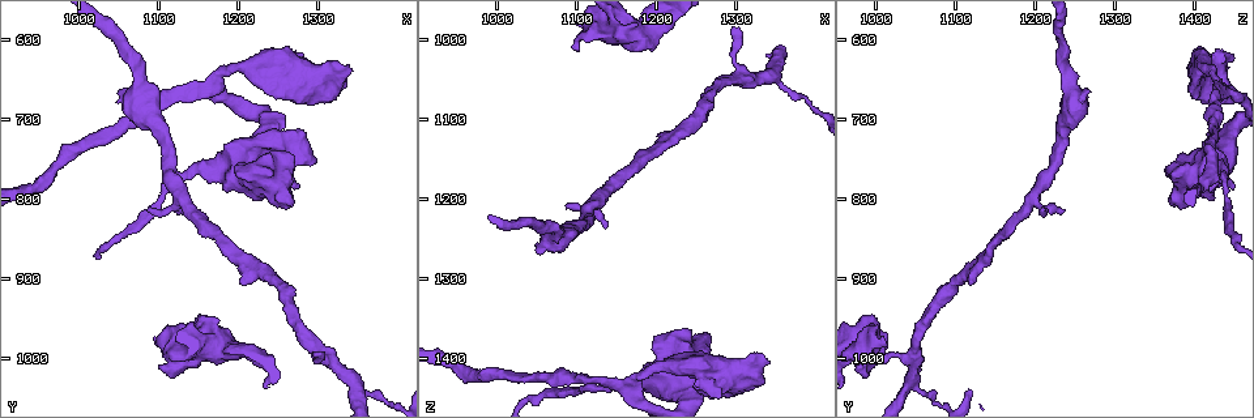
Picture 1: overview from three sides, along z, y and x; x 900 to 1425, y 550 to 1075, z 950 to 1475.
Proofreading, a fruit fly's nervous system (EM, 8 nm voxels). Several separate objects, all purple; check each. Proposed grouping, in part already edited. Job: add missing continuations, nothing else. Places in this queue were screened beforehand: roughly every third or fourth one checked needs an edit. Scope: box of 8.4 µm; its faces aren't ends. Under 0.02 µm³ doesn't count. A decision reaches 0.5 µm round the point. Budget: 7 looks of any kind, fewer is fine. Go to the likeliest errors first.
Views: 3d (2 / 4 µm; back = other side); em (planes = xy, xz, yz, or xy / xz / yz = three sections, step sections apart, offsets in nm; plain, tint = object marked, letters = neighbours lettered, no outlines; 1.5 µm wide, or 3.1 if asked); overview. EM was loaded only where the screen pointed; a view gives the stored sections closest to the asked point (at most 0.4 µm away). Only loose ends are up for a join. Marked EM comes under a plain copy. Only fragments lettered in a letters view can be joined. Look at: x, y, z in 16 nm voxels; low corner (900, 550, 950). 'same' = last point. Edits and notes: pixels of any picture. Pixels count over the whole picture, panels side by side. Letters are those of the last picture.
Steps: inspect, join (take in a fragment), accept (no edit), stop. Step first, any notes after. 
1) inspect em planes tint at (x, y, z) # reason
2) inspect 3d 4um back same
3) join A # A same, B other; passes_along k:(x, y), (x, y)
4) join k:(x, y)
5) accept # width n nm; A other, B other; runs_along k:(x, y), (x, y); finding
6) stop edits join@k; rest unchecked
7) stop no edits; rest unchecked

inspect em yz step 4 tint at (1135, 815, 1240) # free end

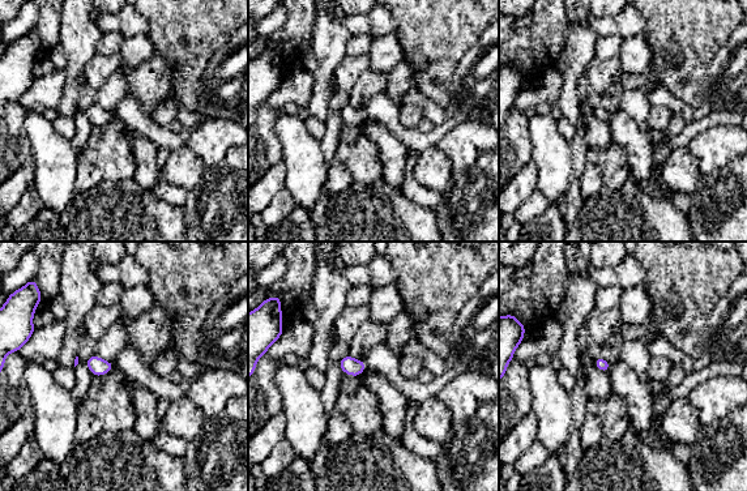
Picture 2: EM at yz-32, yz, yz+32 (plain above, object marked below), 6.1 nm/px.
inspect em planes letters same

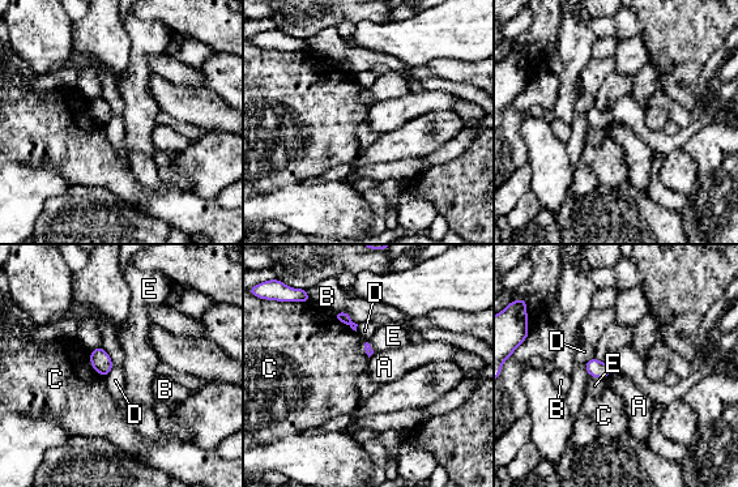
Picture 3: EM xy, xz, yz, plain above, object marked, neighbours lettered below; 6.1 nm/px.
accept # A other, B other, C other, D other, E other; border 3:(611, 370), (605, 377); none of them fits

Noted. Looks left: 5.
inspect em xy step 4 tint at (1270, 810, 1375) # free end

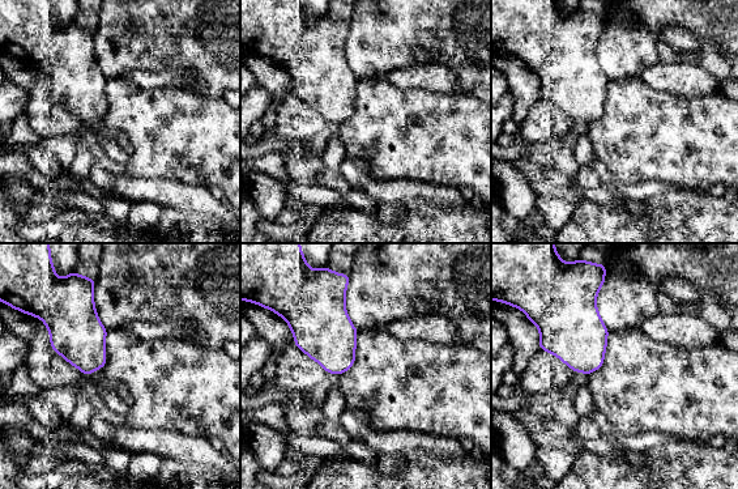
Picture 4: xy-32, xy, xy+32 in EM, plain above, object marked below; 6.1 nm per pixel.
inspect em xy step 4 letters same

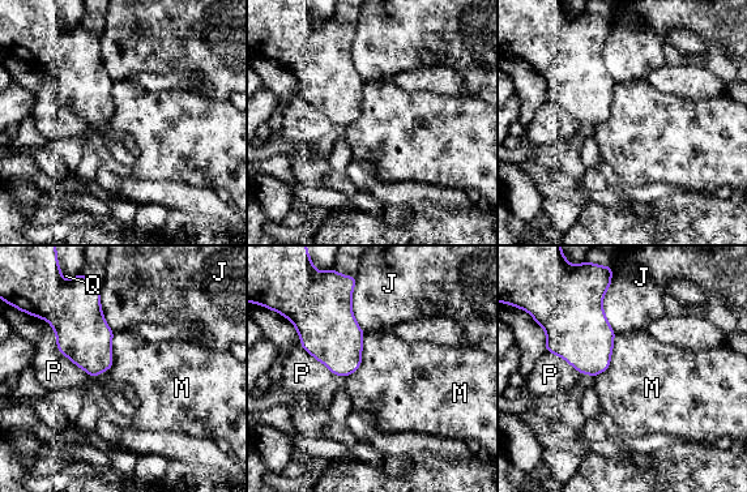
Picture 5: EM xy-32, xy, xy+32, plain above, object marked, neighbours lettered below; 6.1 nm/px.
accept # J other, M other, P other, Q other; no lettered fragment goes on from it

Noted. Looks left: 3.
inspect em planes letters at (1340, 640, 1400) # thick end

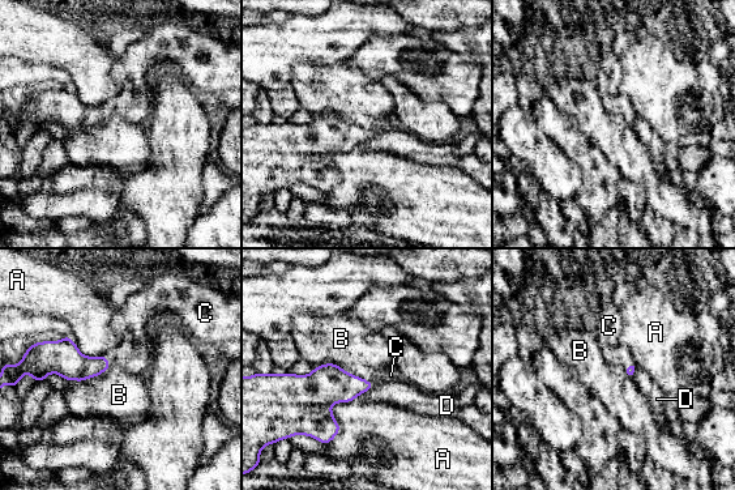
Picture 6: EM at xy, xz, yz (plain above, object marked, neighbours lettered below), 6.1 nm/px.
join C # A other, B other, C same, D other; passes_along 6:(631, 369), (628, 365), (607, 331); the neuron continues

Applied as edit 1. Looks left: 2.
stop edits join@6; rest unchecked

